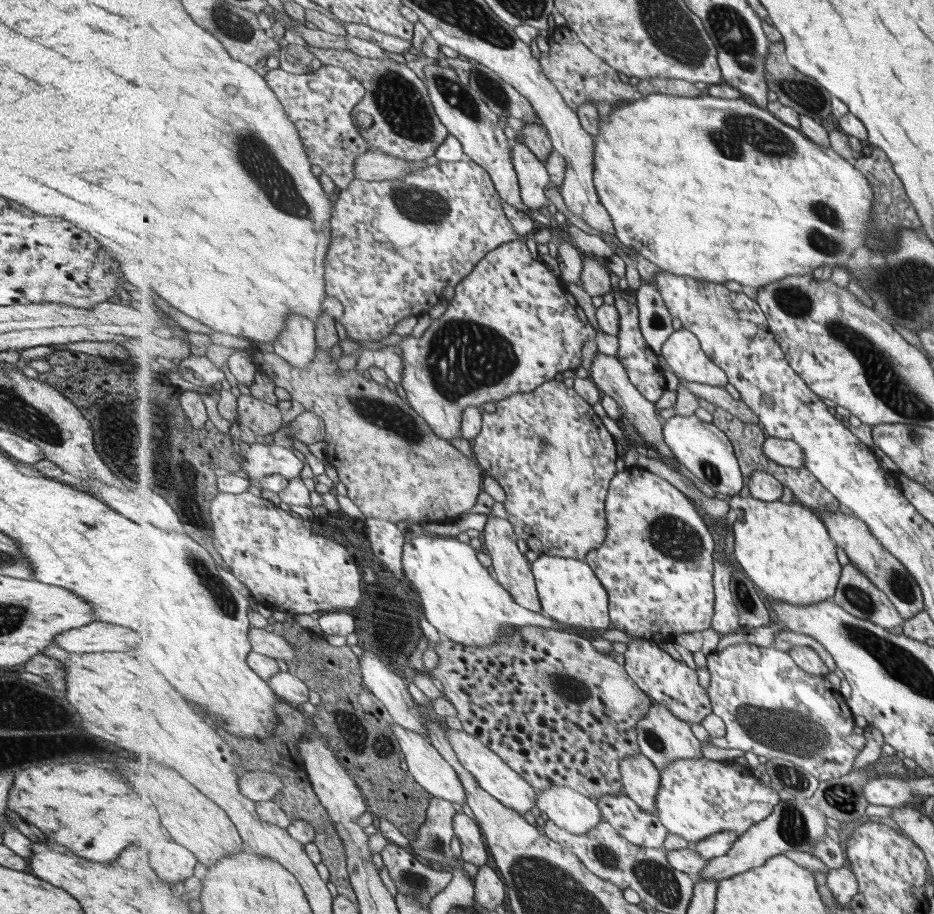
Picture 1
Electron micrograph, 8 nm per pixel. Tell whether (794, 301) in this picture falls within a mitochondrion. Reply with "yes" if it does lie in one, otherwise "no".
yes

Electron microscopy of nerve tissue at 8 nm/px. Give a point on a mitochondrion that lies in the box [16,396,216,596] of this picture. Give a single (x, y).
(114, 462)

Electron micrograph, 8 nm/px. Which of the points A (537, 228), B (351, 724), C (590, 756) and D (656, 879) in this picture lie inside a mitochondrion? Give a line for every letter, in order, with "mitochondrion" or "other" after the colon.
A: other
B: other
C: other
D: mitochondrion

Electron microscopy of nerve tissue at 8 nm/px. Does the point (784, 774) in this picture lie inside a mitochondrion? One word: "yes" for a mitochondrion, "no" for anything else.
yes

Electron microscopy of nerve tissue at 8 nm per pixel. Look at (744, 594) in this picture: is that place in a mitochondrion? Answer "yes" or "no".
yes

